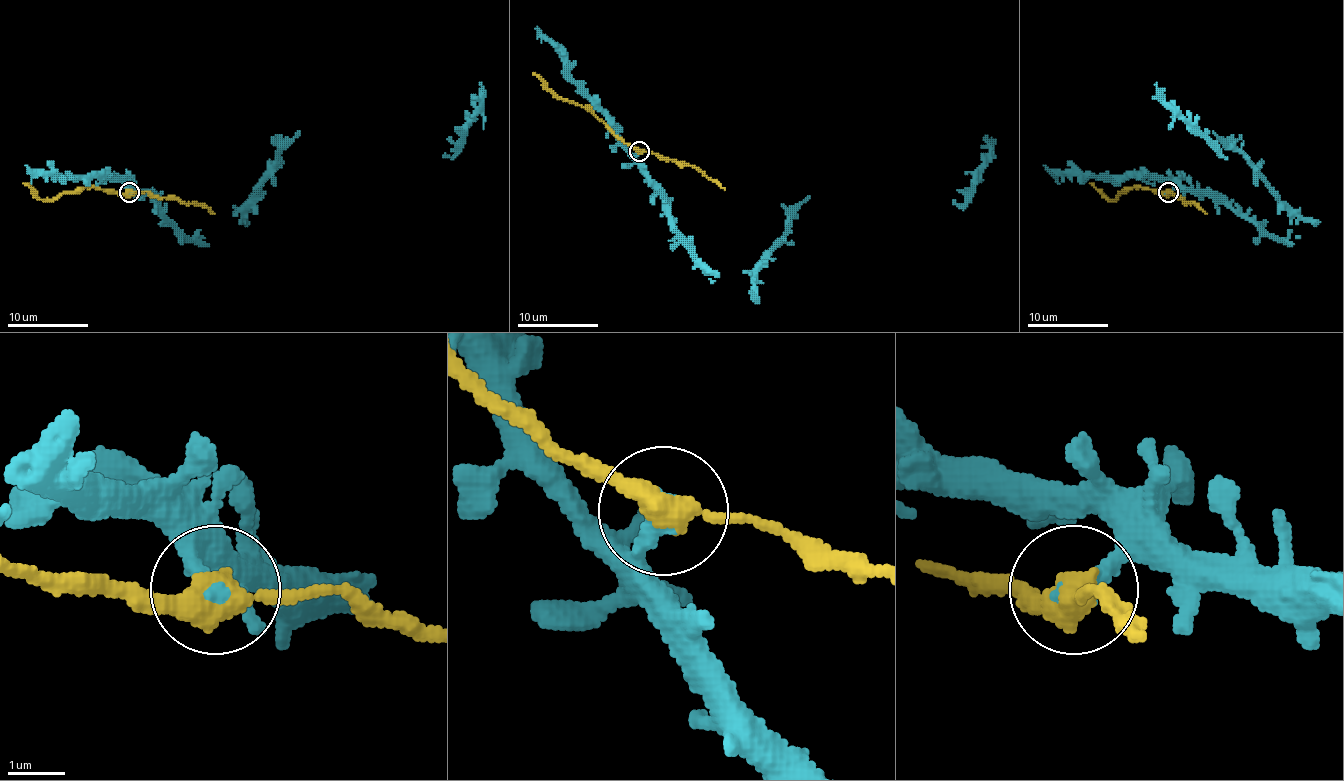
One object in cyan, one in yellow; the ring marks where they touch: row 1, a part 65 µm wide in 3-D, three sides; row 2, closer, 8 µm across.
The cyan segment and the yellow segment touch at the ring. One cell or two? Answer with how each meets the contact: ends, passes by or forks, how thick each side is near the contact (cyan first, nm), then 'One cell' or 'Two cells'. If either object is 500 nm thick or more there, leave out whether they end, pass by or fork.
At the ring cyan ends. At the ring yellow passes by. Thickness 420 nm (cyan) against 440 nm. Two cells

